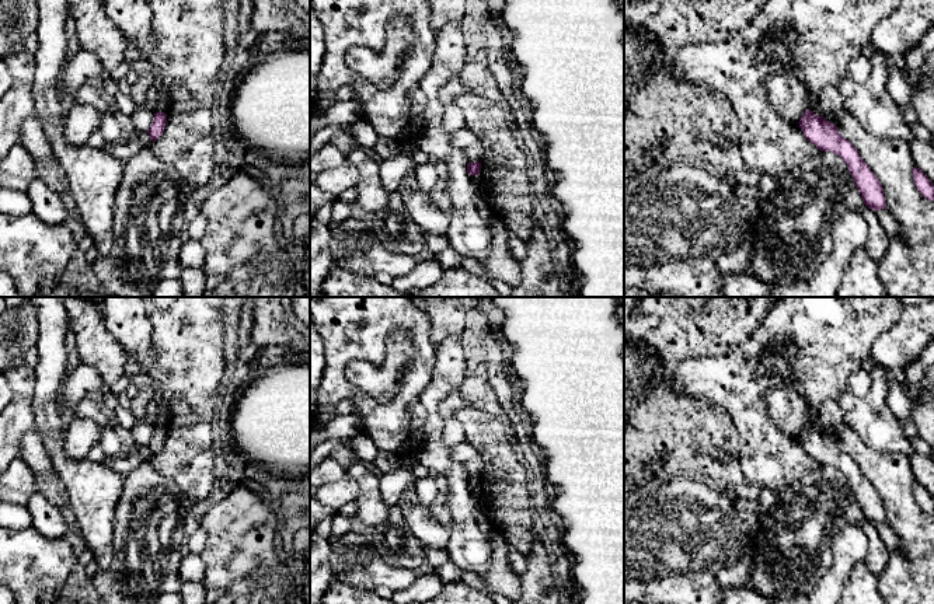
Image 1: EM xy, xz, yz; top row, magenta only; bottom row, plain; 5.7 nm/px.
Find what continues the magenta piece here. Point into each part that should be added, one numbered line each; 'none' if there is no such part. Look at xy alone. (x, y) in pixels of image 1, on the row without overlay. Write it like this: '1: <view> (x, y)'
none

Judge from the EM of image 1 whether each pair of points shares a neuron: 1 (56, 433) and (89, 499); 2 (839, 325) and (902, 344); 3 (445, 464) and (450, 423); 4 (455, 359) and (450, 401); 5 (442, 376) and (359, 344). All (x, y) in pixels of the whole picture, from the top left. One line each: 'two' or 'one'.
1: one
2: two
3: one
4: two
5: two

